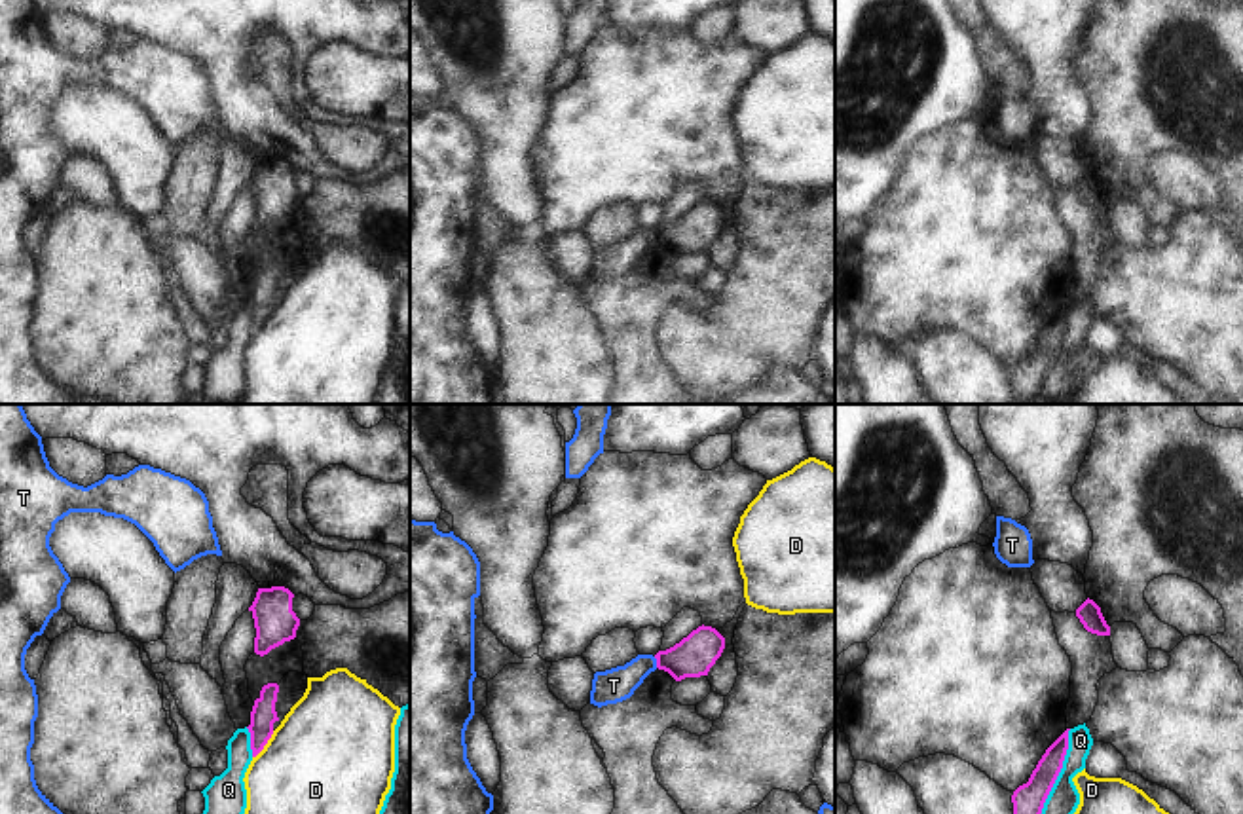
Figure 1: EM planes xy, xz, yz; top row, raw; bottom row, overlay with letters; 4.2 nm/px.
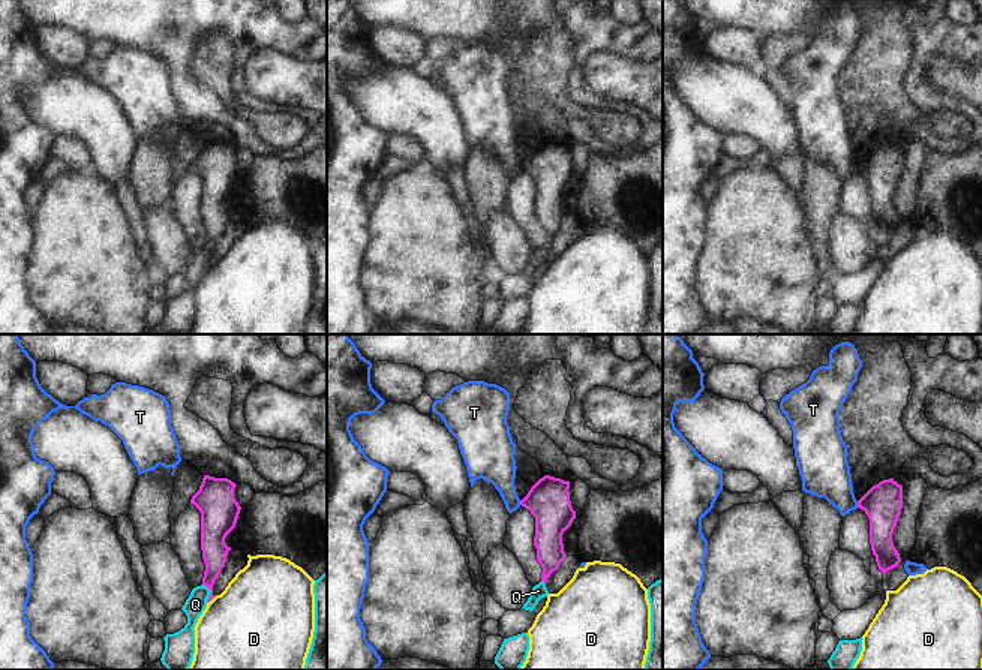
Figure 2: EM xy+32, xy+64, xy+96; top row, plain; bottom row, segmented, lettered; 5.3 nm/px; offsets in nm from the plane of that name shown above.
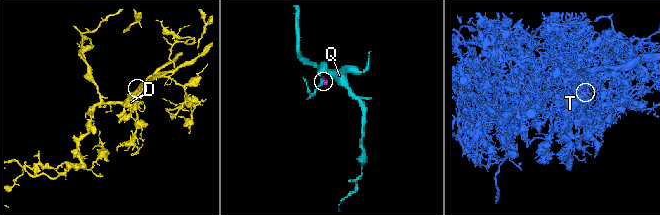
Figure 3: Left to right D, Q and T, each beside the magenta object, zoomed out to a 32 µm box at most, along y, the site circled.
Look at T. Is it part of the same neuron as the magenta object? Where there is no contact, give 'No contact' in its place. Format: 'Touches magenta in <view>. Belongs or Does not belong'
Touches magenta in xz. Does not belong

